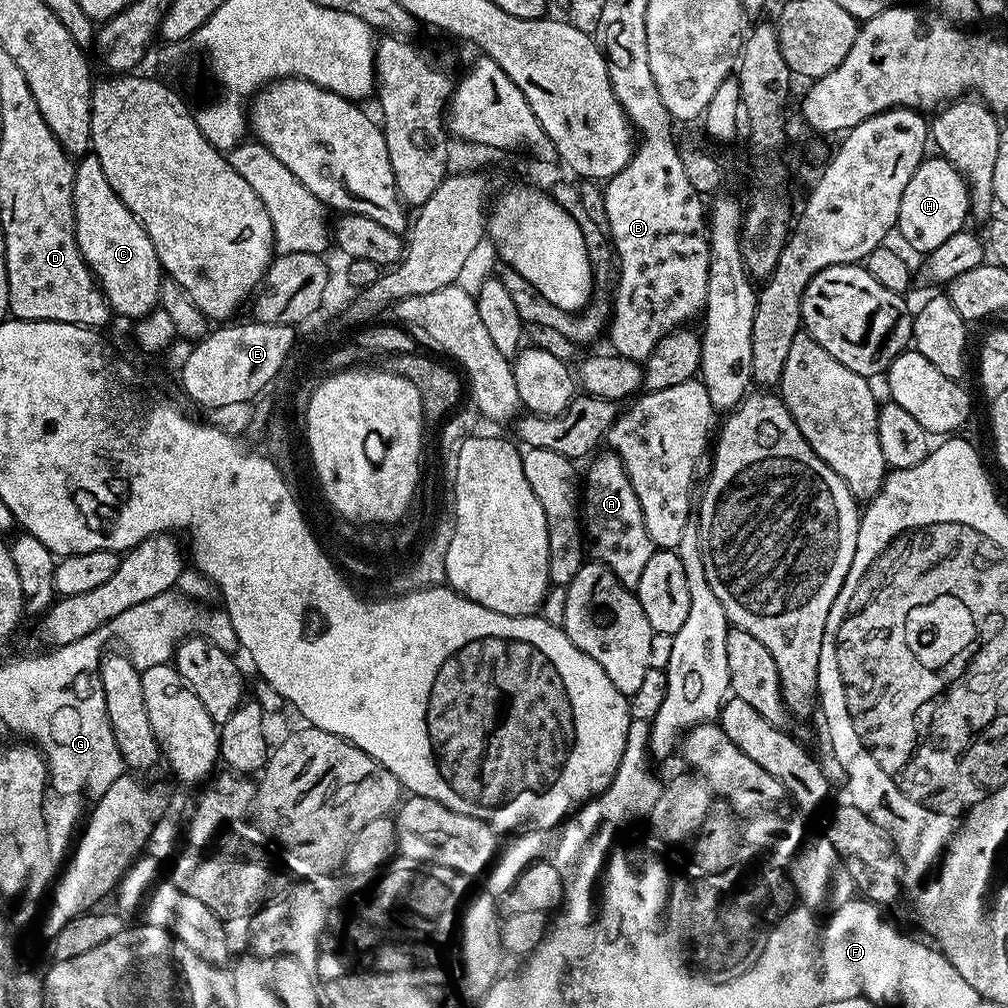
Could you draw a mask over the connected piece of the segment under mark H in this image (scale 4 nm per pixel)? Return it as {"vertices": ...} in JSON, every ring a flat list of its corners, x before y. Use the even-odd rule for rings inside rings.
{"vertices":[[925,158,914,170,914,178,902,193,902,206,898,206,896,228,898,236,905,240,916,252,927,254,938,250,946,238,958,234,965,227,964,219,969,219,972,203,968,197,968,184,943,158]]}

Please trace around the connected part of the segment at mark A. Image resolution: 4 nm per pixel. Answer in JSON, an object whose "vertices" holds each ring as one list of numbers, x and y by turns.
{"vertices":[[601,451,591,457,590,463,592,465,589,466,588,473,584,472,582,476,582,529,587,555,609,568,618,578,618,582,635,589,638,578,642,578,642,569,646,567,646,562,650,562,654,551,652,539,646,530,646,522,642,518,638,494,634,494,634,486,630,486,626,466,622,466,622,458,615,452]]}

